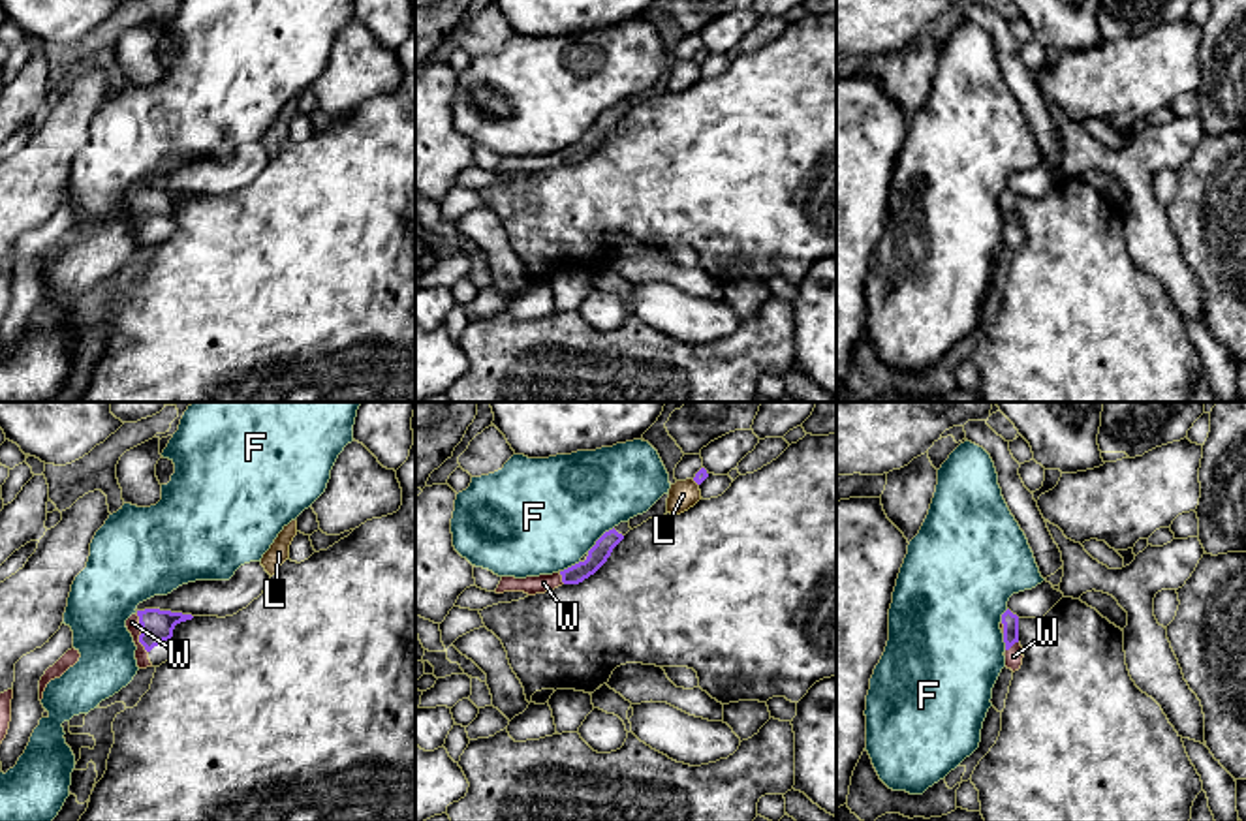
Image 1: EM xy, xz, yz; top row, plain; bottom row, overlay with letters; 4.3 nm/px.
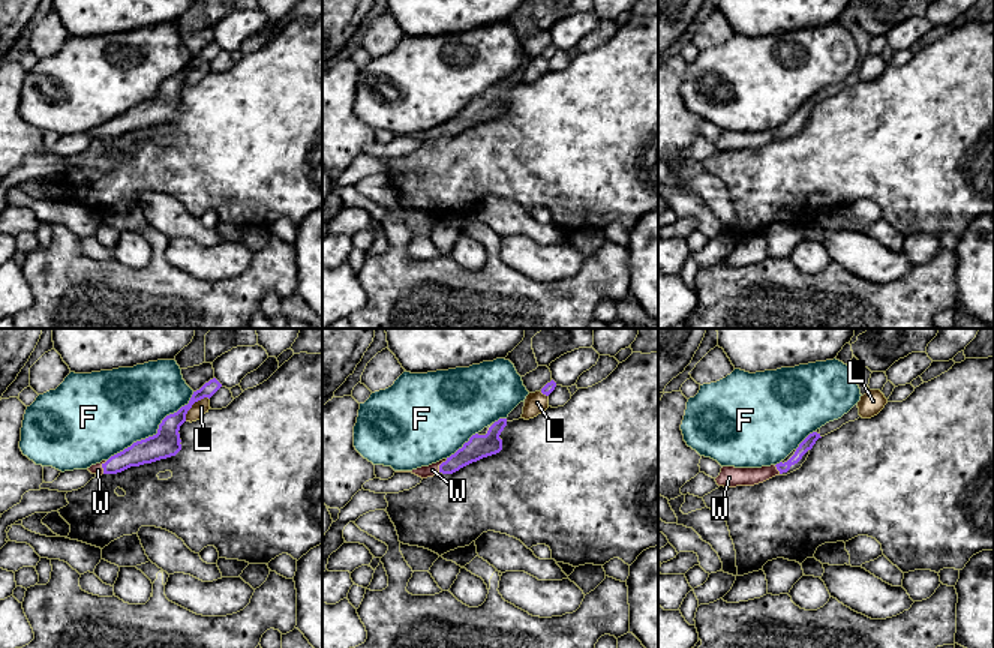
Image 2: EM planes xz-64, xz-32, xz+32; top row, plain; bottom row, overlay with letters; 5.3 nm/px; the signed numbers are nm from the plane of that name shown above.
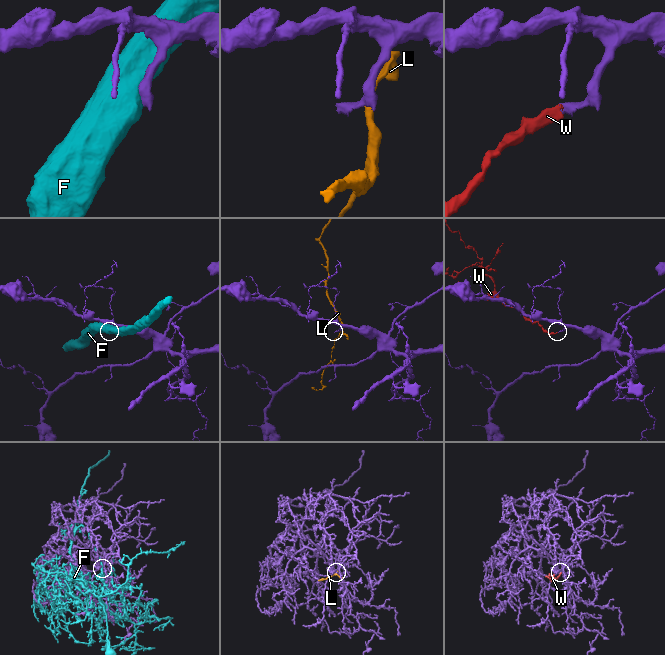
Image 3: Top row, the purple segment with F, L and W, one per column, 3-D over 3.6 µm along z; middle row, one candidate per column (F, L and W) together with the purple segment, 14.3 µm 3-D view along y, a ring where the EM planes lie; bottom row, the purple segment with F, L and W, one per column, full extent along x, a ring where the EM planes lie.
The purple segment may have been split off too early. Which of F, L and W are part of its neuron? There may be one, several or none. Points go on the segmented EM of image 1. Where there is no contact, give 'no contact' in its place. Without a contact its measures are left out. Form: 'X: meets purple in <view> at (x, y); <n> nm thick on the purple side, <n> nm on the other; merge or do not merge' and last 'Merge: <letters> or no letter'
F: meets purple in xz at (598, 540); 90 nm thick on the purple side, 480 nm on the other; do not merge
L: meets purple in xz at (696, 481); 50 nm thick on the purple side, 120 nm on the other; do not merge
W: meets purple in xy at (141, 634); 140 nm thick on the purple side, 60 nm on the other; do not merge
Merge: no letter

